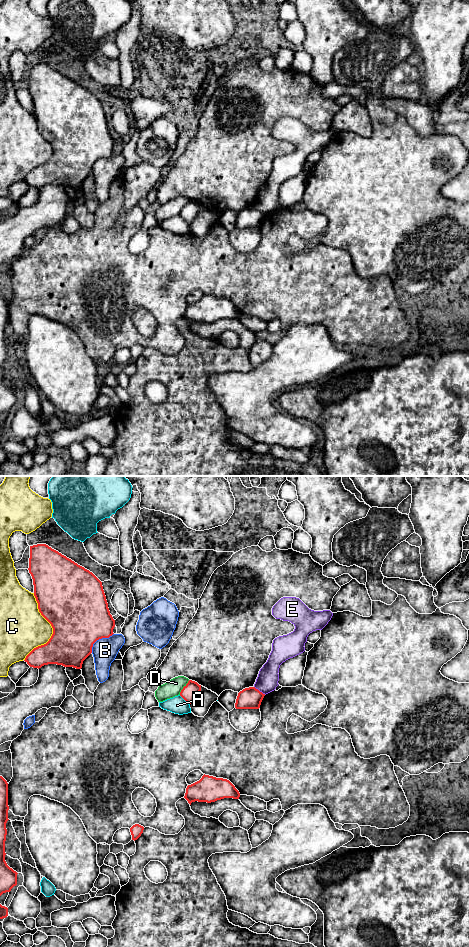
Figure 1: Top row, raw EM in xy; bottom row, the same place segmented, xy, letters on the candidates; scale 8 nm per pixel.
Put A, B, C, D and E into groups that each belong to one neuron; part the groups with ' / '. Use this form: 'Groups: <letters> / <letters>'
Groups: A / B / C / D / E

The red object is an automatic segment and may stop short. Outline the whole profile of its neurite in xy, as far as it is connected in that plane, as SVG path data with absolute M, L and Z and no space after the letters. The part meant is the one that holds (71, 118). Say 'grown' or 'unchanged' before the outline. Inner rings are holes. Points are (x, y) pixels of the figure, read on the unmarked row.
unchanged; M46 64L30 66L28 90L33 99L39 132L51 144L53 154L46 164L34 168L24 181L30 187L38 189L48 184L81 189L83 181L92 173L93 164L114 154L115 140L110 134L102 102L92 92Z

